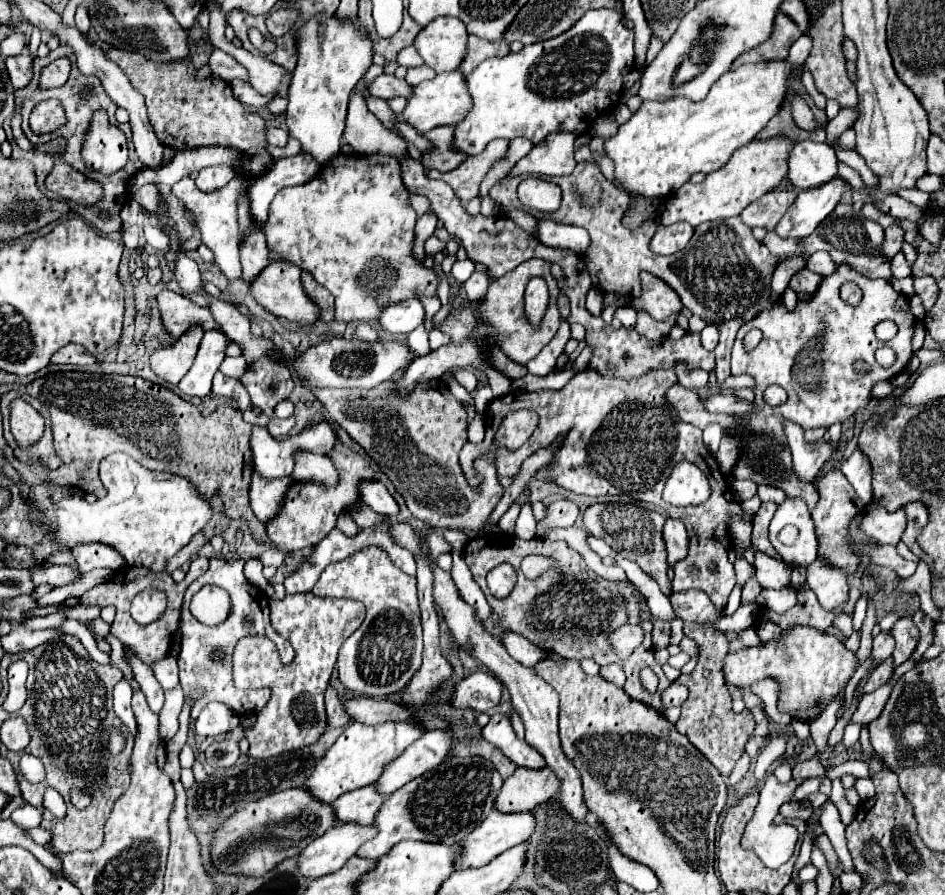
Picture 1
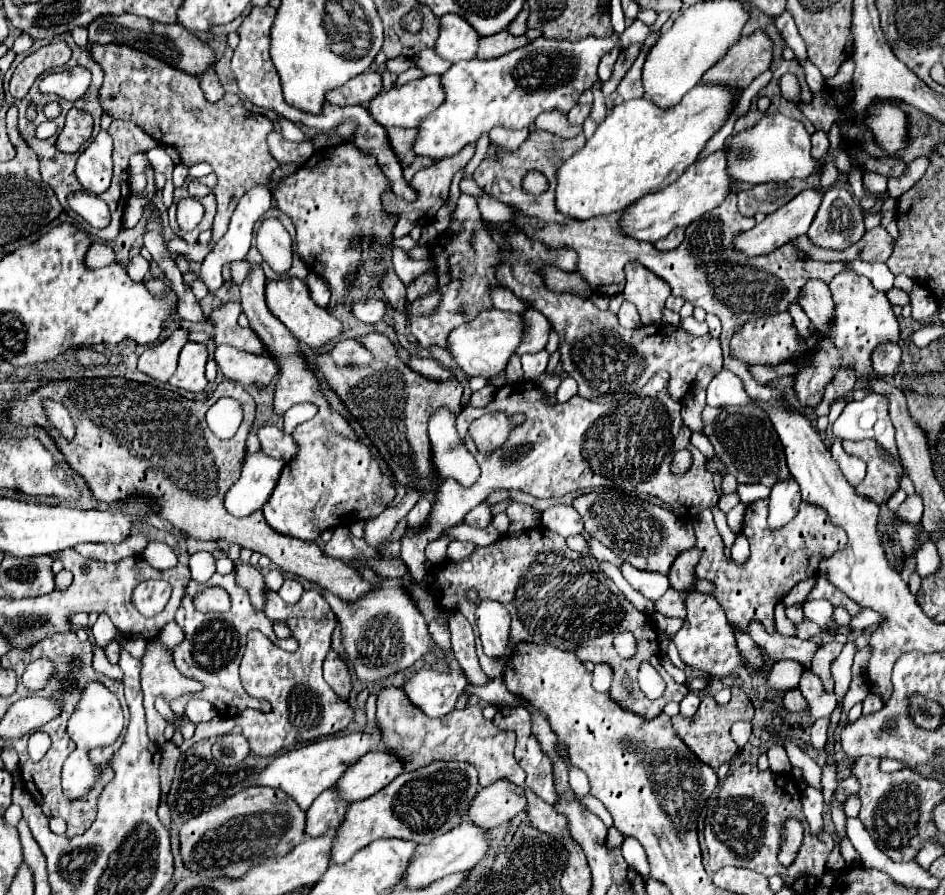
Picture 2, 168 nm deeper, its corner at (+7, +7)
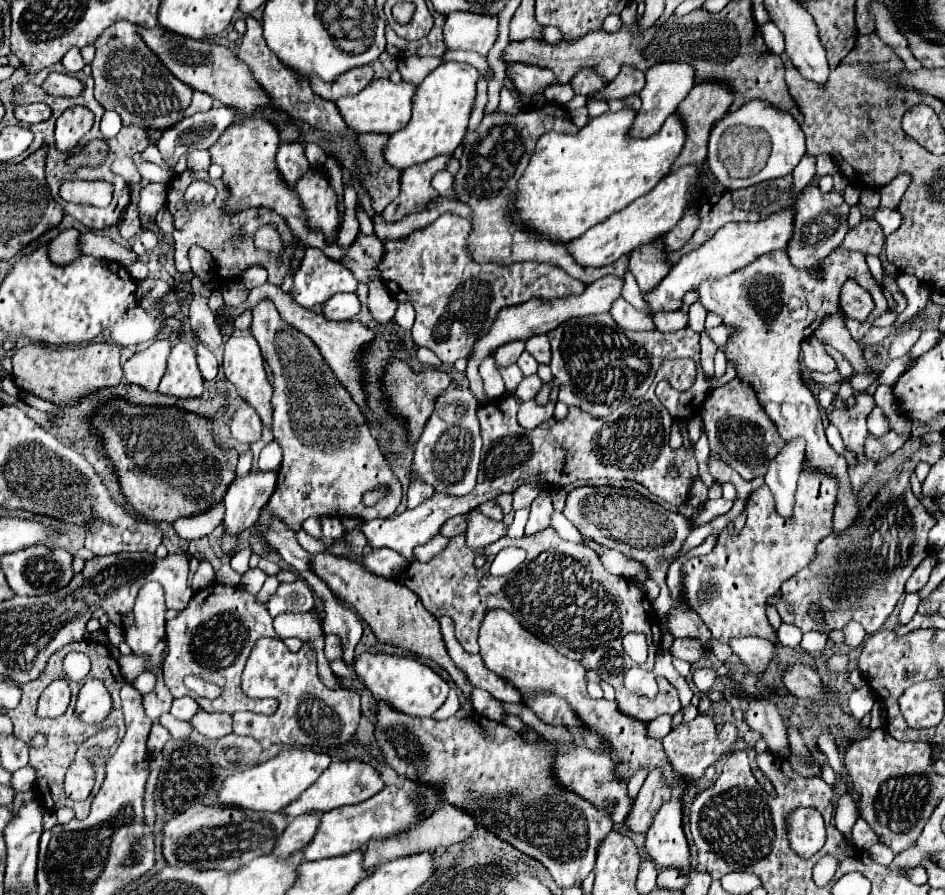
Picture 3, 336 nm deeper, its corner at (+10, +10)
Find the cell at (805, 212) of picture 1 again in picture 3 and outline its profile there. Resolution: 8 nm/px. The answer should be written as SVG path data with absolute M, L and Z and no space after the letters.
M790 208L788 212L782 210L782 212L776 212L776 214L768 216L766 220L760 220L760 222L754 222L754 224L746 224L746 222L744 224L726 224L708 242L704 242L696 250L684 254L670 268L668 276L652 292L642 294L644 302L648 304L650 316L654 316L656 312L680 310L684 294L696 290L704 280L724 278L724 276L744 268L744 266L752 264L762 254L782 250L784 244L788 242L788 236L792 236L792 212L794 212L794 208Z

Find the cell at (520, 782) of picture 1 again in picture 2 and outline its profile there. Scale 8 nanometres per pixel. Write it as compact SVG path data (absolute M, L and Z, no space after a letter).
M499 779L475 795L469 817L473 823L479 823L479 827L493 829L513 819L525 809L525 805L527 799L523 789L507 779Z

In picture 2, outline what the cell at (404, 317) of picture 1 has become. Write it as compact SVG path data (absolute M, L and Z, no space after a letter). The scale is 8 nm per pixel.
M361 299L353 305L353 315L365 323L379 323L387 315L387 303L381 299Z

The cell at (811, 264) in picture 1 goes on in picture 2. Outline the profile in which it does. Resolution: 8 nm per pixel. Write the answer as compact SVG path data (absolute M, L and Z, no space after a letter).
M849 261L847 263L849 269L853 269L855 273L864 275L867 279L871 279L873 287L877 287L879 291L889 291L893 287L893 273L885 267L885 263L875 262L867 263L864 261Z

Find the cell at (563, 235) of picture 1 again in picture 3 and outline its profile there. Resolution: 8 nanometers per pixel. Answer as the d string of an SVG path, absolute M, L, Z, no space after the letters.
M442 170L438 172L434 178L432 178L432 188L442 194L442 196L448 196L448 198L454 198L454 190L452 190L452 174L448 170Z

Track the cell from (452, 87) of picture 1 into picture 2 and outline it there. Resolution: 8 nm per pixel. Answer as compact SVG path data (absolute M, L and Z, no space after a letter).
M425 75L401 87L381 91L379 97L375 97L369 103L369 111L375 115L375 119L379 119L379 123L383 123L383 127L393 127L393 125L395 127L419 127L419 123L427 115L431 115L431 111L435 111L435 107L439 107L443 99L445 99L445 91L441 85L441 75Z

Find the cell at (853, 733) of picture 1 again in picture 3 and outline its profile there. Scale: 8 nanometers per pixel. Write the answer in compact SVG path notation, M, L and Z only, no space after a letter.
M864 684L862 688L854 690L848 698L848 706L850 706L850 714L856 720L862 720L866 714L870 714L872 706L874 706L876 696L872 694L872 688L868 688L868 684Z

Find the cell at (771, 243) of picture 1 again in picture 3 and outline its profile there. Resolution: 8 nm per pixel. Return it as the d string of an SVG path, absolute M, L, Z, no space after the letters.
M862 220L856 228L852 228L844 242L842 248L846 250L860 250L862 254L874 254L878 256L884 248L884 234L882 228L876 220Z

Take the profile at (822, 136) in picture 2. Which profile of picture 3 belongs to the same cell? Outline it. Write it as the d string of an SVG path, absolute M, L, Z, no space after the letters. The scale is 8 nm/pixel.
M806 154L806 156L800 160L798 168L792 172L792 176L794 176L792 192L794 192L794 194L800 192L800 190L814 178L814 174L816 174L816 158L810 156L810 154Z

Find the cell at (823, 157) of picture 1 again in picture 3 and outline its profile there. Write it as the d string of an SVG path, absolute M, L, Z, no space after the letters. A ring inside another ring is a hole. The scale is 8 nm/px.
M750 100L736 112L726 112L726 116L722 116L712 126L706 164L712 176L726 190L732 192L738 188L748 188L758 182L790 174L804 154L804 132L798 126L798 122L788 112L782 112L764 100ZM768 138L772 142L772 148L770 154L764 158L764 152L758 148L760 144L766 144Z

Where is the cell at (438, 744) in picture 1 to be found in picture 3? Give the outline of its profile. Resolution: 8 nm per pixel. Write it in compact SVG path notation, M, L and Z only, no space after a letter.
M332 760L332 764L320 774L320 778L306 792L302 792L294 802L290 802L282 810L282 814L288 820L292 820L292 818L296 818L300 814L306 814L306 812L330 812L330 810L340 808L340 806L360 804L360 802L372 798L374 794L378 794L382 788L384 788L384 782L372 766L368 766L364 762L358 762L358 760L350 760L350 762Z

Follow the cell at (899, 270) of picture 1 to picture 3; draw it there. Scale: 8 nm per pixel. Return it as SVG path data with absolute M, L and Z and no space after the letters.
M900 274L898 276L898 280L896 280L896 284L898 284L898 288L900 288L900 292L906 296L906 300L908 300L908 306L906 306L906 310L896 318L896 322L894 322L894 326L898 328L898 326L902 326L908 318L912 318L914 314L918 314L918 312L922 312L924 308L926 308L926 304L928 304L928 288L920 282L920 280L916 280L914 276L908 276L908 274Z

